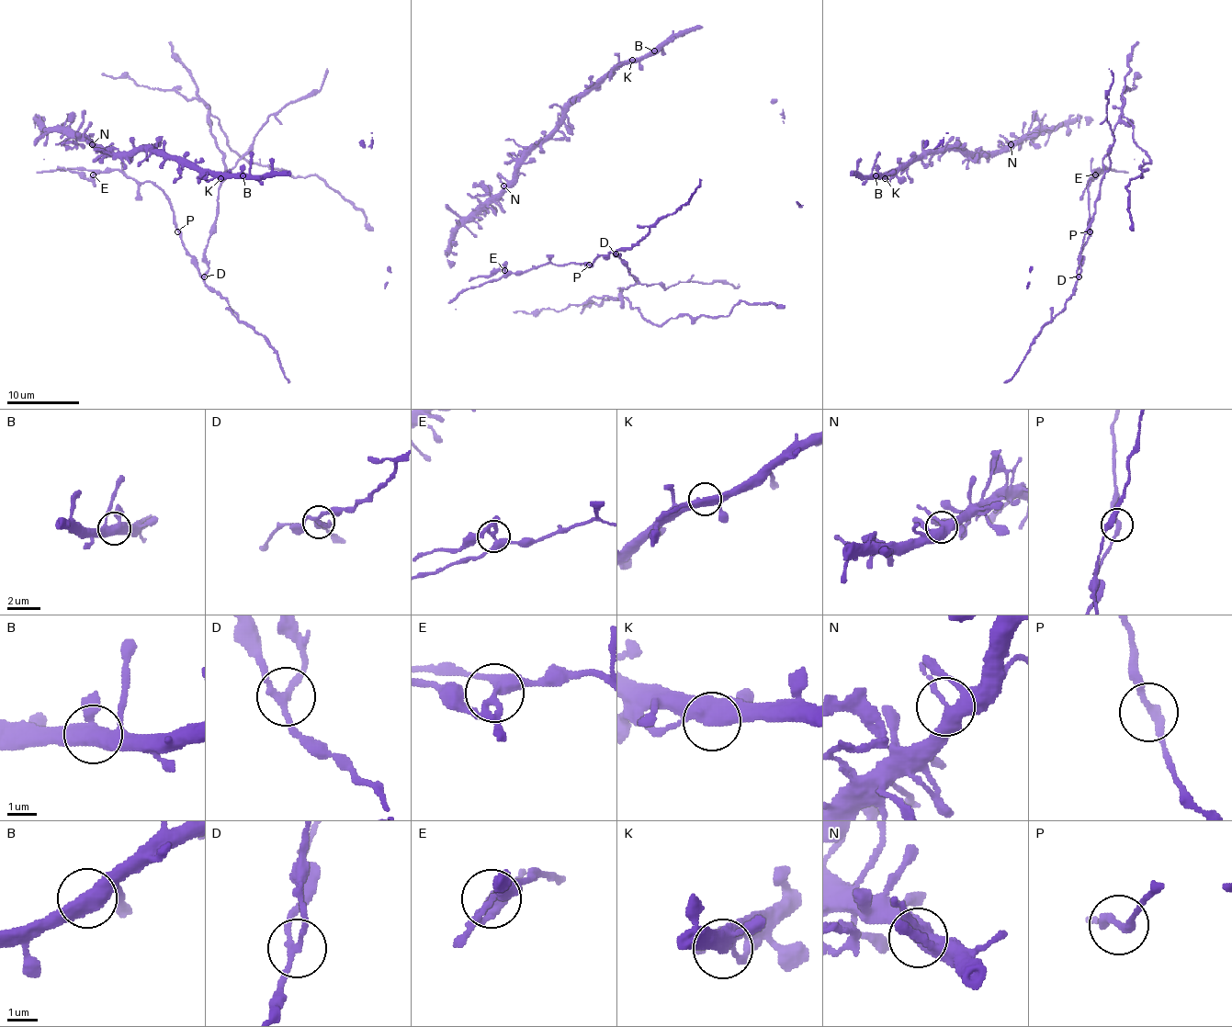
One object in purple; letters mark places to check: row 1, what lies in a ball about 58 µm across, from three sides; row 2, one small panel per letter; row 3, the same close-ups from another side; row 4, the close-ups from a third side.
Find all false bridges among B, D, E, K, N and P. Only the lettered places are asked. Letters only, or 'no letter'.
D, E

